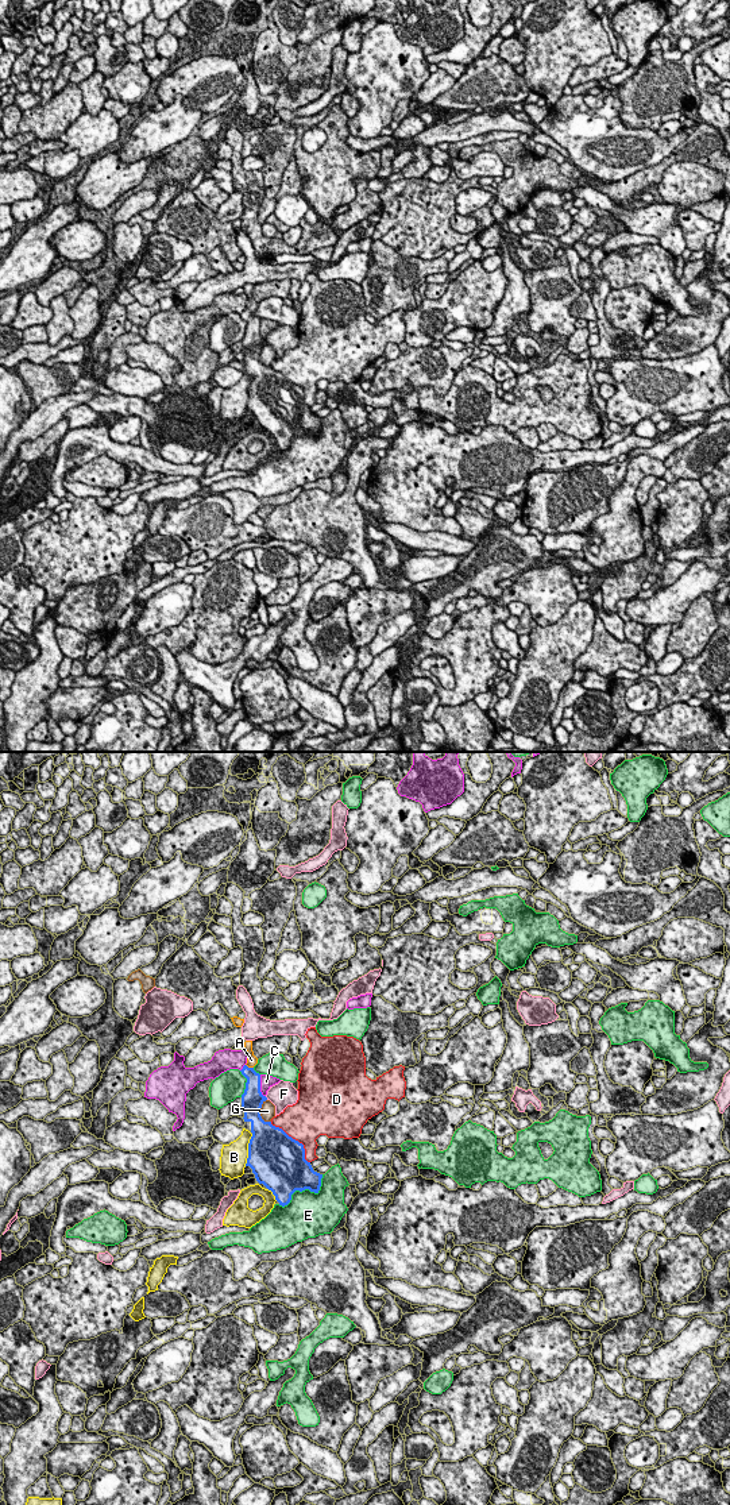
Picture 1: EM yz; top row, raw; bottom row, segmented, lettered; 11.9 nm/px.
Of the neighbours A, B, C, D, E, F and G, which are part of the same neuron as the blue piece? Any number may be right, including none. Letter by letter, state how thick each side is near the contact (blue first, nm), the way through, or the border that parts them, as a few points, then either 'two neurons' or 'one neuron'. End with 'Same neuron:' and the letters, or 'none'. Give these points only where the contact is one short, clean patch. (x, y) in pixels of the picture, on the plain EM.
A: calibres 190 and 130 nm; way yz (253, 331), (250, 312), (251, 304); one neuron
B: calibres 500 and 320 nm; two neurons
C: calibres 260 and 160 nm; two neurons
D: calibres 500 and 480 nm; two neurons
E: calibres 440 and 460 nm; two neurons
F: calibres 260 and 300 nm; two neurons
G: calibres 280 and 190 nm; two neurons
Same neuron: A

